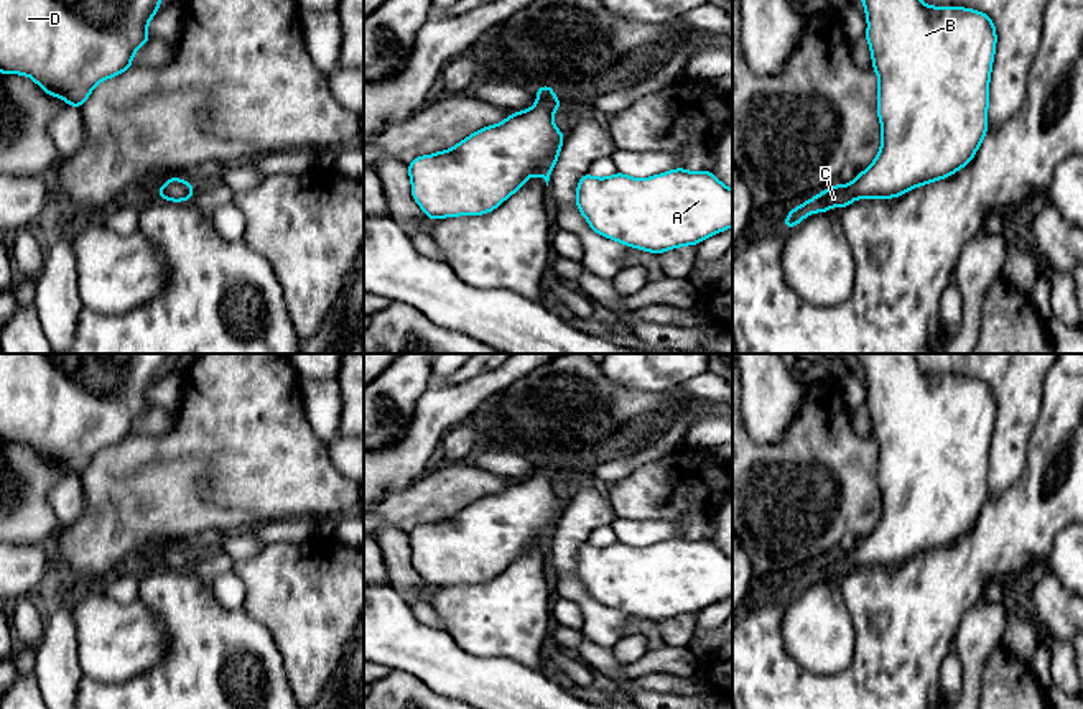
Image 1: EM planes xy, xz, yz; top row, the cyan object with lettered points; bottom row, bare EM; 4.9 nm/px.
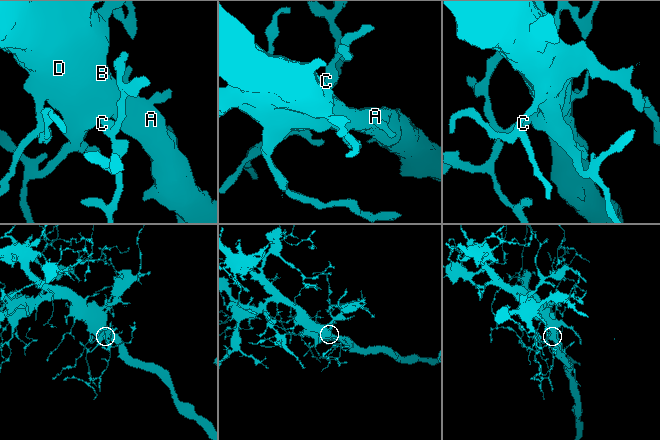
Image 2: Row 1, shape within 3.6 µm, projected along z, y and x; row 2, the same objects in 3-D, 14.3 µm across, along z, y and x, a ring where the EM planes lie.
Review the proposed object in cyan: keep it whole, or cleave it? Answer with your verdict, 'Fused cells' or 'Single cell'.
Single cell

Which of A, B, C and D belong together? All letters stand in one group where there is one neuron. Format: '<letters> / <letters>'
A B C D

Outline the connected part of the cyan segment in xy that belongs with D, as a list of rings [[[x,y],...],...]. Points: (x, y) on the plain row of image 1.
[[[0,354],[0,441],[28,444],[48,464],[81,477],[99,451],[132,436],[137,418],[150,410],[146,395],[166,357],[168,354]]]

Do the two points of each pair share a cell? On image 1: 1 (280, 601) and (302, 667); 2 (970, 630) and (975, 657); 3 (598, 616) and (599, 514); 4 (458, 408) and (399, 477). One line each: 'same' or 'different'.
1: same
2: same
3: same
4: same

